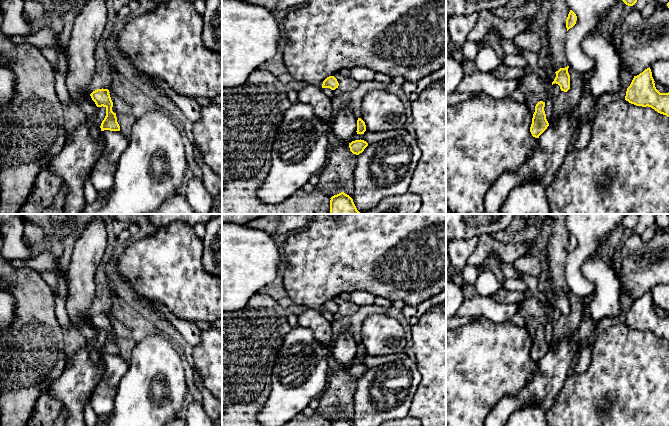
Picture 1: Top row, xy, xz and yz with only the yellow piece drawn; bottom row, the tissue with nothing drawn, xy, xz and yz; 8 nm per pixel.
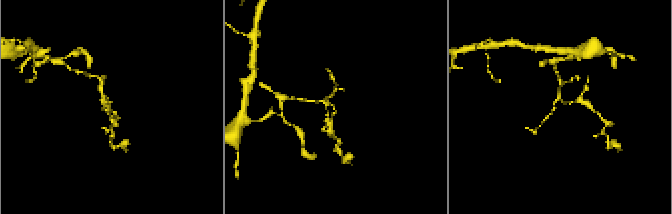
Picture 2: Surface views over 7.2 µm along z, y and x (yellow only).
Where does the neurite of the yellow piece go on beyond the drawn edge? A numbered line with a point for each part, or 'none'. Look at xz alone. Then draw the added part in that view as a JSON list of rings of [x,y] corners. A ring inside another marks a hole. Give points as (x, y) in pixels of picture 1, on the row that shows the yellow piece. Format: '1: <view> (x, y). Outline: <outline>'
none

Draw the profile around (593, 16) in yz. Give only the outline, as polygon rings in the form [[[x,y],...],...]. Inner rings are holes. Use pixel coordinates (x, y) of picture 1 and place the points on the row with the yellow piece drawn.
[[[566,0],[566,2],[577,16],[576,24],[566,33],[564,48],[566,60],[569,67],[580,73],[587,73],[593,68],[593,60],[583,52],[582,41],[589,34],[602,34],[608,41],[617,43],[614,39],[615,27],[626,4],[622,0]]]

